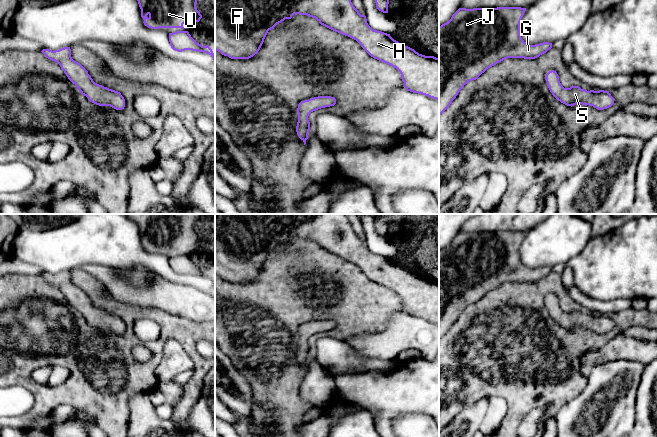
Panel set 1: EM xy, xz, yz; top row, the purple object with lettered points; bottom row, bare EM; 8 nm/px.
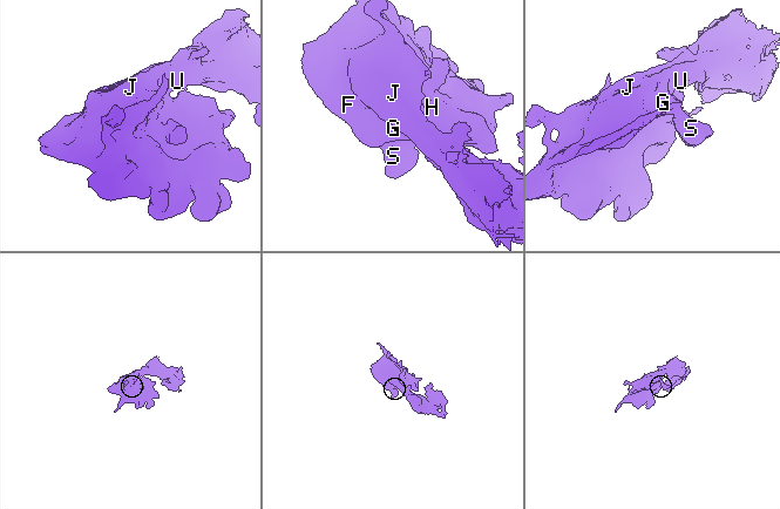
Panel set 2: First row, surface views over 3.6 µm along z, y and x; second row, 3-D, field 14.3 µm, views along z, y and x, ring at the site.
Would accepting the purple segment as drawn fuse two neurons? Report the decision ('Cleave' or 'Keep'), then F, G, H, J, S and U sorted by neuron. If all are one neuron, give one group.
Keep. Groups: F G H J S U

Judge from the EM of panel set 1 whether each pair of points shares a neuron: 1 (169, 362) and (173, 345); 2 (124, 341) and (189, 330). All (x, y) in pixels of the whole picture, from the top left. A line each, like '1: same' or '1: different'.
1: same
2: same

